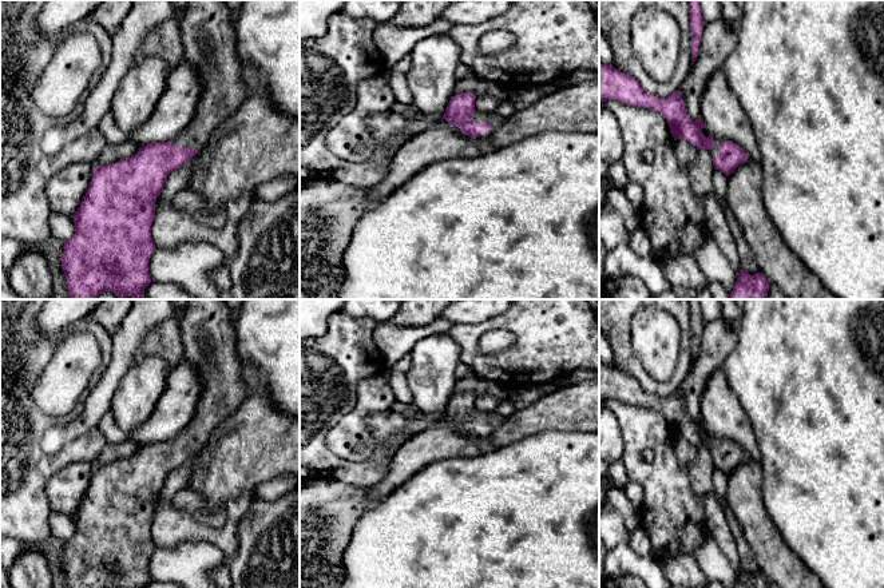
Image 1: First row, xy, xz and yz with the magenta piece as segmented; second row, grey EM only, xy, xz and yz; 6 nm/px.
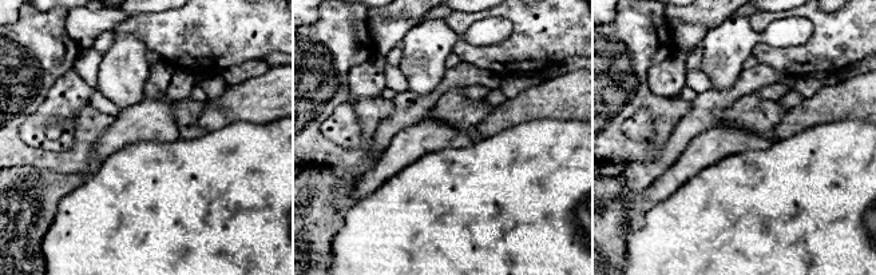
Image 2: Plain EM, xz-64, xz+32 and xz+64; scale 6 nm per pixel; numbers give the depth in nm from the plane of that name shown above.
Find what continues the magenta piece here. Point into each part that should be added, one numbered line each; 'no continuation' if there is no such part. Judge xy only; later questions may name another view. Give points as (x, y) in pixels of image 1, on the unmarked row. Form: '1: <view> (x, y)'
1: xy (209, 344)

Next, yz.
1: yz (714, 452)

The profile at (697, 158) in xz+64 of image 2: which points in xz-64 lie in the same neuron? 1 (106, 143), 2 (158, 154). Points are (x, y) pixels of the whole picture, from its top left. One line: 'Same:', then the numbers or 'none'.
Same: 1

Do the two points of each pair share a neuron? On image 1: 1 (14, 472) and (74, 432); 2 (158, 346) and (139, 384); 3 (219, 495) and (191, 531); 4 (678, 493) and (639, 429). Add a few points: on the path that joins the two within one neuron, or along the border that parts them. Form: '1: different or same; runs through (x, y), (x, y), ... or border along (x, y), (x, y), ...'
1: different; border along (54, 424), (46, 430), (42, 441)
2: different; border along (135, 361), (159, 357), (170, 368)
3: different; border along (253, 493), (244, 492), (230, 499), (224, 508)
4: same; runs through (666, 477), (664, 452), (655, 444)

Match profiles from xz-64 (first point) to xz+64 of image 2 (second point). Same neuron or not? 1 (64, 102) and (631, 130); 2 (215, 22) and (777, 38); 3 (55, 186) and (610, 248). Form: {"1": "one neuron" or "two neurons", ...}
{"1": "one neuron", "2": "two neurons", "3": "one neuron"}

